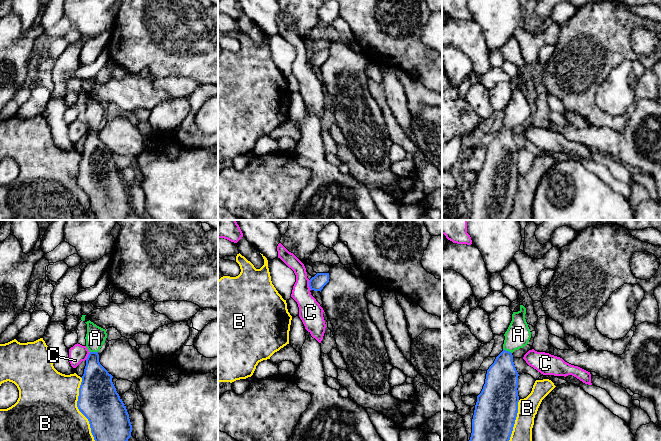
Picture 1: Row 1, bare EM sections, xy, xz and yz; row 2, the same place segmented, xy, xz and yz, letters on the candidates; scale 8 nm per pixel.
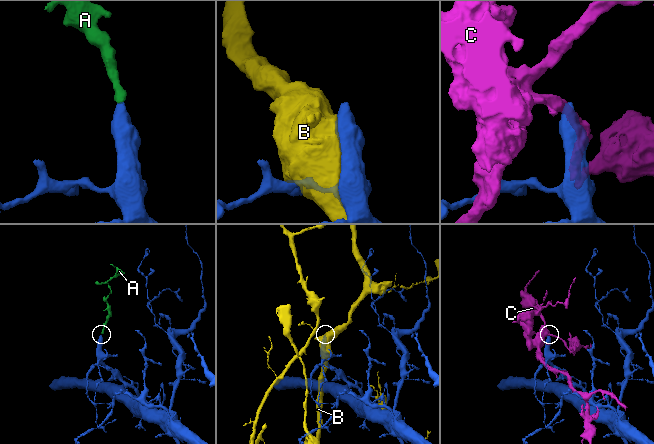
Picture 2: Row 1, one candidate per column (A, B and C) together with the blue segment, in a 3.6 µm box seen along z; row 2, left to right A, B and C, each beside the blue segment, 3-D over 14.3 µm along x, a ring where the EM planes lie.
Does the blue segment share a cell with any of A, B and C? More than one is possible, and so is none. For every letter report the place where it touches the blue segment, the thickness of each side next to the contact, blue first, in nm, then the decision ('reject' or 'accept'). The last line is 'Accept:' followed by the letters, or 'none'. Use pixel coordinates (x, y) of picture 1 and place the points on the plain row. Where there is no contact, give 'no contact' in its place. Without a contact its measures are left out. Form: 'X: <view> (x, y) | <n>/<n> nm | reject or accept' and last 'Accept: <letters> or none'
A: yz (507, 127) | 260/200 nm | accept
B: xy (79, 186) | 320/500 nm | reject
C: xz (309, 61) | 120/190 nm | reject
Accept: A

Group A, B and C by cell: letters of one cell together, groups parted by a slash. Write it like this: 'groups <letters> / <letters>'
groups A / B / C

